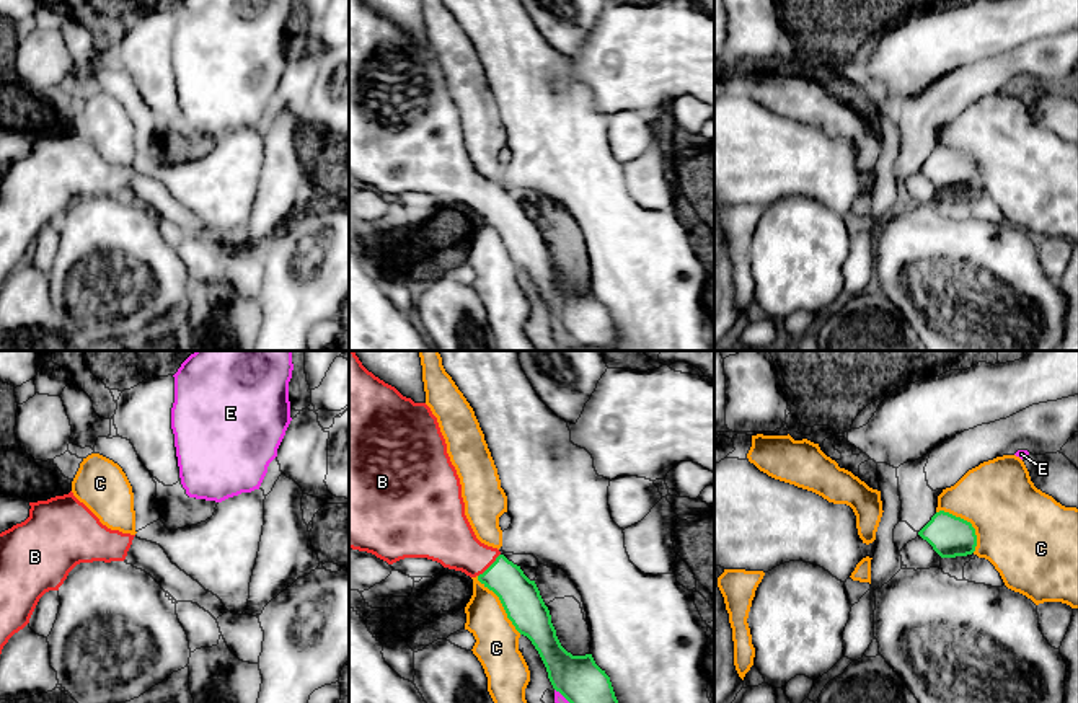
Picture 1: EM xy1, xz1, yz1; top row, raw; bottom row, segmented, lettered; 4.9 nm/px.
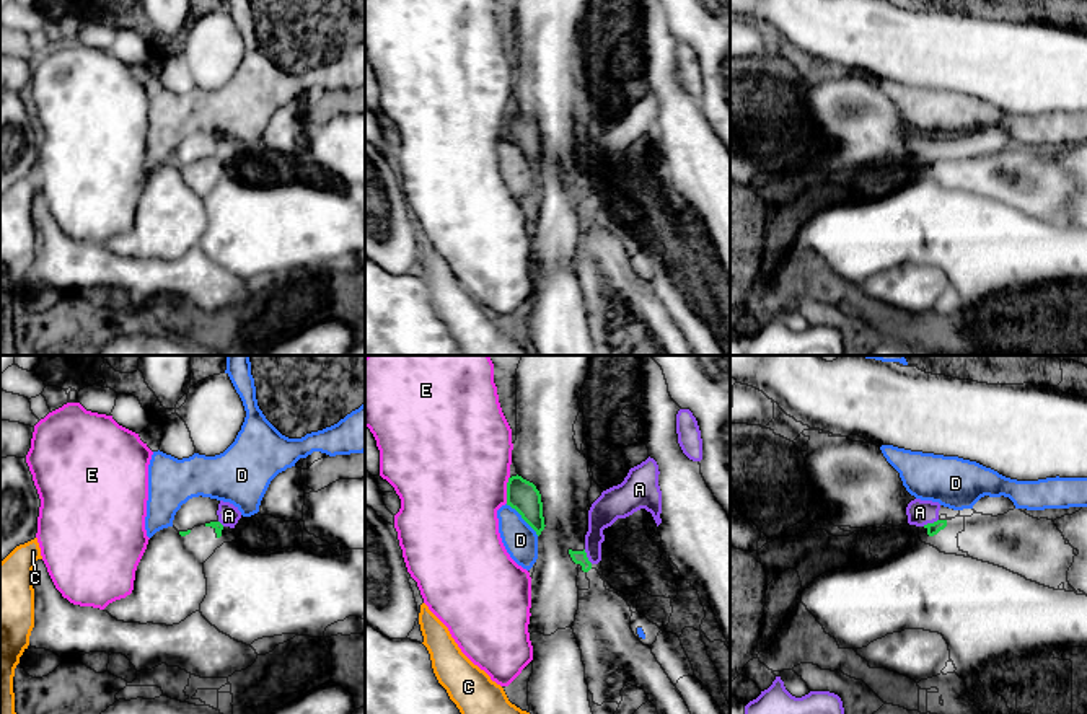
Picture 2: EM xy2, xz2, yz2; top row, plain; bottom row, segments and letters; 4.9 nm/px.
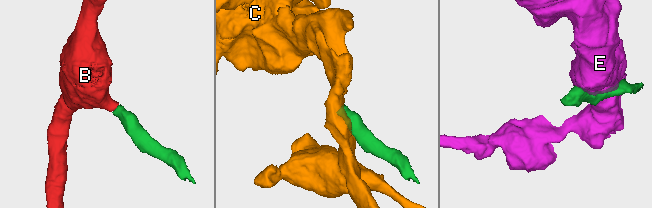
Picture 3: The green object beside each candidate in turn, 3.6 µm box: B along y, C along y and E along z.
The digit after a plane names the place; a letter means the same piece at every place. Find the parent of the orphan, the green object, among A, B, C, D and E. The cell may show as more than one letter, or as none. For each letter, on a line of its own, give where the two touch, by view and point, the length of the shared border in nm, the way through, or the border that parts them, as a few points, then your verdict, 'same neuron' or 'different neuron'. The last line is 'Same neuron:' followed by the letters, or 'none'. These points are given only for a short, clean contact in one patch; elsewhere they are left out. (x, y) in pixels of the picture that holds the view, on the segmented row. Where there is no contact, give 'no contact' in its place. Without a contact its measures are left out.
A: yz2 (929, 524) | 90 nm | along yz2 (937, 519), (923, 525) | different neuron
B: xz1 (491, 565) | 160 nm | across xz1 (519, 596), (491, 565), (462, 552), (449, 539) | same neuron
C: yz1 (966, 521) | 280 nm | different neuron
D: xz2 (522, 517) | 220 nm | different neuron
E: xz2 (507, 489) | 140 nm | different neuron
Same neuron: B

